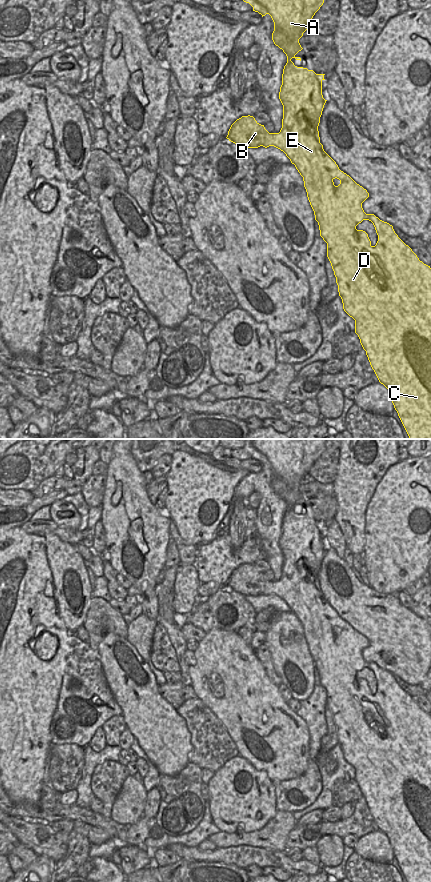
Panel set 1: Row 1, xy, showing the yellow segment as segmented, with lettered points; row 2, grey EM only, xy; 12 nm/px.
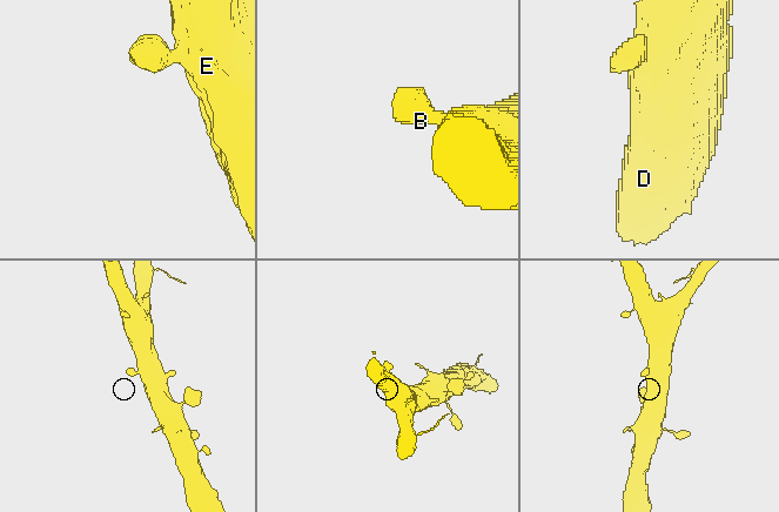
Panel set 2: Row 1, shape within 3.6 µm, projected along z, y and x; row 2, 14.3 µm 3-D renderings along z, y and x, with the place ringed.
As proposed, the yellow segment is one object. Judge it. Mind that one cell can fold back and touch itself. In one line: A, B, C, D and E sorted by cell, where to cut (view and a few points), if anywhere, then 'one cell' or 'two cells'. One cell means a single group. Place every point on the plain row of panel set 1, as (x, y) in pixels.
groups A B C D E; cut none; one cell

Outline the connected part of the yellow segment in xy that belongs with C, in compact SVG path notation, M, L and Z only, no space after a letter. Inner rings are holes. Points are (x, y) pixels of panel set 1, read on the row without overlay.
M247 439L247 445L244 446L243 449L249 451L253 455L253 459L258 460L262 463L262 465L266 462L269 462L271 464L274 470L272 488L274 492L282 497L287 504L287 511L283 517L282 533L279 540L279 547L283 553L282 576L279 581L269 581L265 577L264 573L259 572L253 564L242 564L231 573L226 586L229 589L244 596L258 596L260 594L267 596L269 594L274 594L283 599L290 607L291 611L295 613L296 617L303 625L307 645L314 659L315 668L319 673L320 684L327 691L327 705L331 711L334 723L336 725L336 731L338 733L339 744L342 747L343 757L350 765L355 768L355 781L358 783L360 791L363 797L366 799L366 803L372 817L374 818L379 830L388 837L394 856L397 859L407 882L431 882L431 716L430 714L420 709L417 703L412 699L412 697L398 685L392 673L380 668L374 662L366 662L364 660L362 651L369 645L369 641L366 637L357 632L349 623L339 617L336 610L324 599L323 593L320 591L318 574L324 553L327 549L323 546L322 543L322 529L325 528L325 522L316 522L313 518L308 518L307 516L303 515L297 515L291 509L292 506L301 509L300 505L295 504L299 499L303 497L299 491L299 487L308 477L308 473L315 461L323 453L325 445L326 439ZM363 668L371 669L375 675L376 681L378 683L378 689L375 694L371 693L371 689L365 679L356 677L356 674Z

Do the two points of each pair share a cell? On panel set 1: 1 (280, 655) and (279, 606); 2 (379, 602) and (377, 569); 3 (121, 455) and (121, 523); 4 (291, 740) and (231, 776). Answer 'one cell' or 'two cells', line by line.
1: two cells
2: two cells
3: one cell
4: two cells

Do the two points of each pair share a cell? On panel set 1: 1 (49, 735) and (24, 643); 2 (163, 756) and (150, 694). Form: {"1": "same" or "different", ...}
{"1": "same", "2": "same"}

